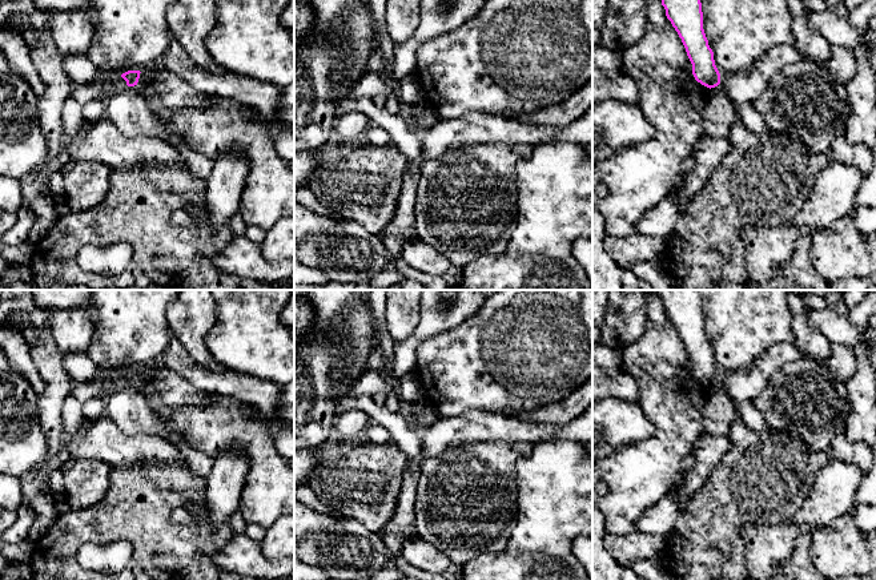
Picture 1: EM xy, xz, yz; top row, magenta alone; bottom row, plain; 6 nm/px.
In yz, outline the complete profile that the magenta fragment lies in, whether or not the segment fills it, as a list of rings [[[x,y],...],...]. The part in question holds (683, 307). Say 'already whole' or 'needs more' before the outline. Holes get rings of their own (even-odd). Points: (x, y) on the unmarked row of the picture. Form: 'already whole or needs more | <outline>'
already whole | [[[655,290],[666,307],[666,314],[678,330],[692,362],[692,372],[707,386],[720,382],[714,350],[703,327],[703,310],[696,290]]]

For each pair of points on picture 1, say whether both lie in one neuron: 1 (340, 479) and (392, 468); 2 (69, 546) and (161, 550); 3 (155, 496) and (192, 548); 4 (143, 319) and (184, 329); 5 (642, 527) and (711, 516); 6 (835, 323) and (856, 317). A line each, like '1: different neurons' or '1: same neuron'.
1: same neuron
2: same neuron
3: same neuron
4: different neurons
5: different neurons
6: different neurons

